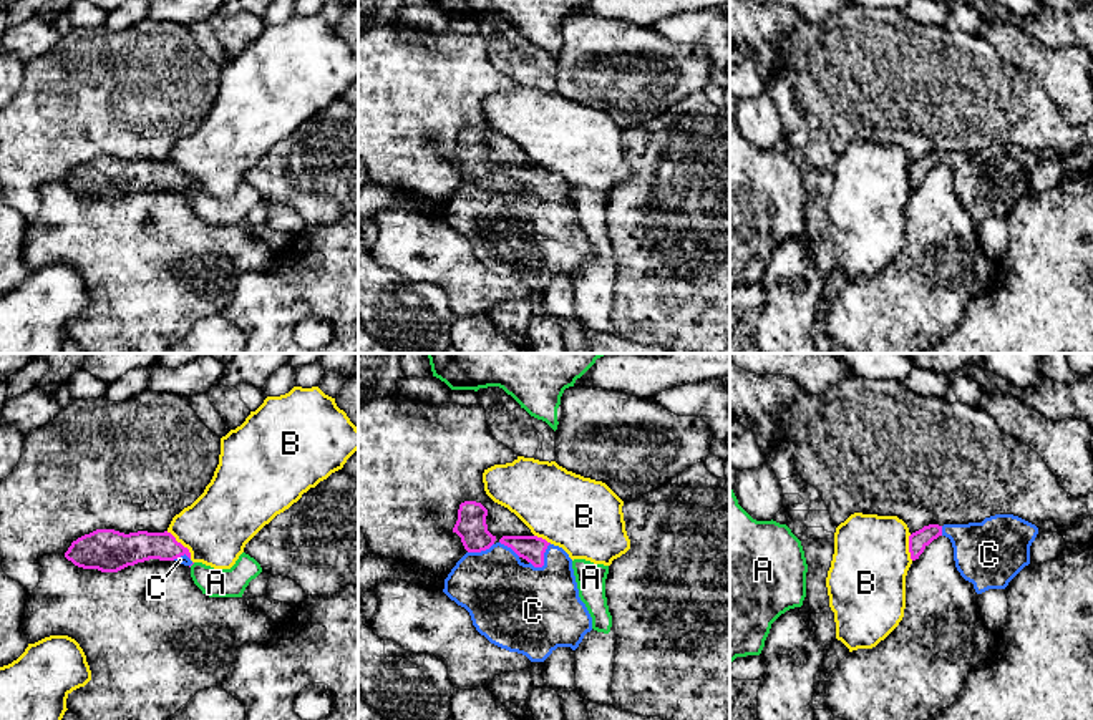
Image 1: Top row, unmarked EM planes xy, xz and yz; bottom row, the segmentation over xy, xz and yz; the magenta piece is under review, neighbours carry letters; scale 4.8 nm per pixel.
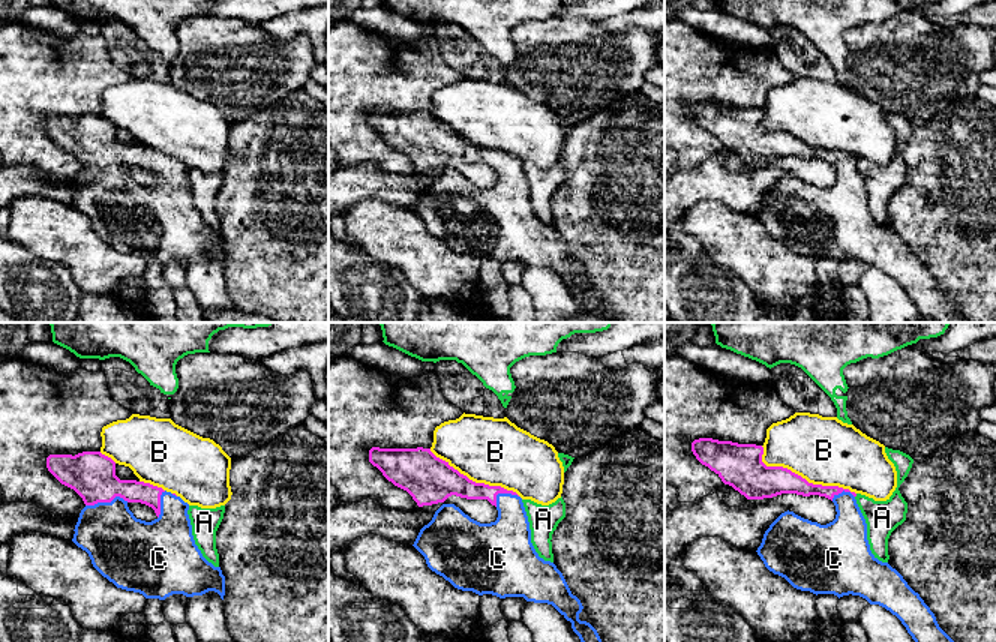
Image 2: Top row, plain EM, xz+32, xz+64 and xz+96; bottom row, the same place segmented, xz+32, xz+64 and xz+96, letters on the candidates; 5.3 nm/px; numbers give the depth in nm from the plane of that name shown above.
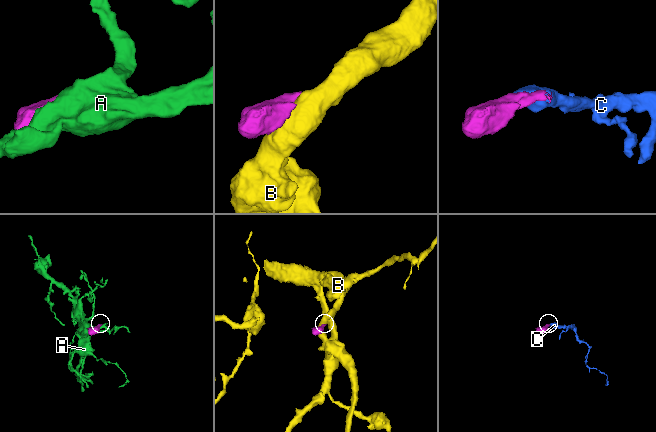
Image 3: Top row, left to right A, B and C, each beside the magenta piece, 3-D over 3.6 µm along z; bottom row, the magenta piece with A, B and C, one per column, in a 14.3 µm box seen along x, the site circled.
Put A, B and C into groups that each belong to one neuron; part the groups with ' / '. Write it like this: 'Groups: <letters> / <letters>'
Groups: A / B / C

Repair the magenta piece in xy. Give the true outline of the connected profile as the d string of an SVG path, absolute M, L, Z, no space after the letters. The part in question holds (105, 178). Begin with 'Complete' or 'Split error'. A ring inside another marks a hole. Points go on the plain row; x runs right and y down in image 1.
Split error. M96 158L73 169L65 186L78 196L101 201L118 201L149 187L176 189L189 196L194 192L189 178L168 159L124 163L114 158Z

